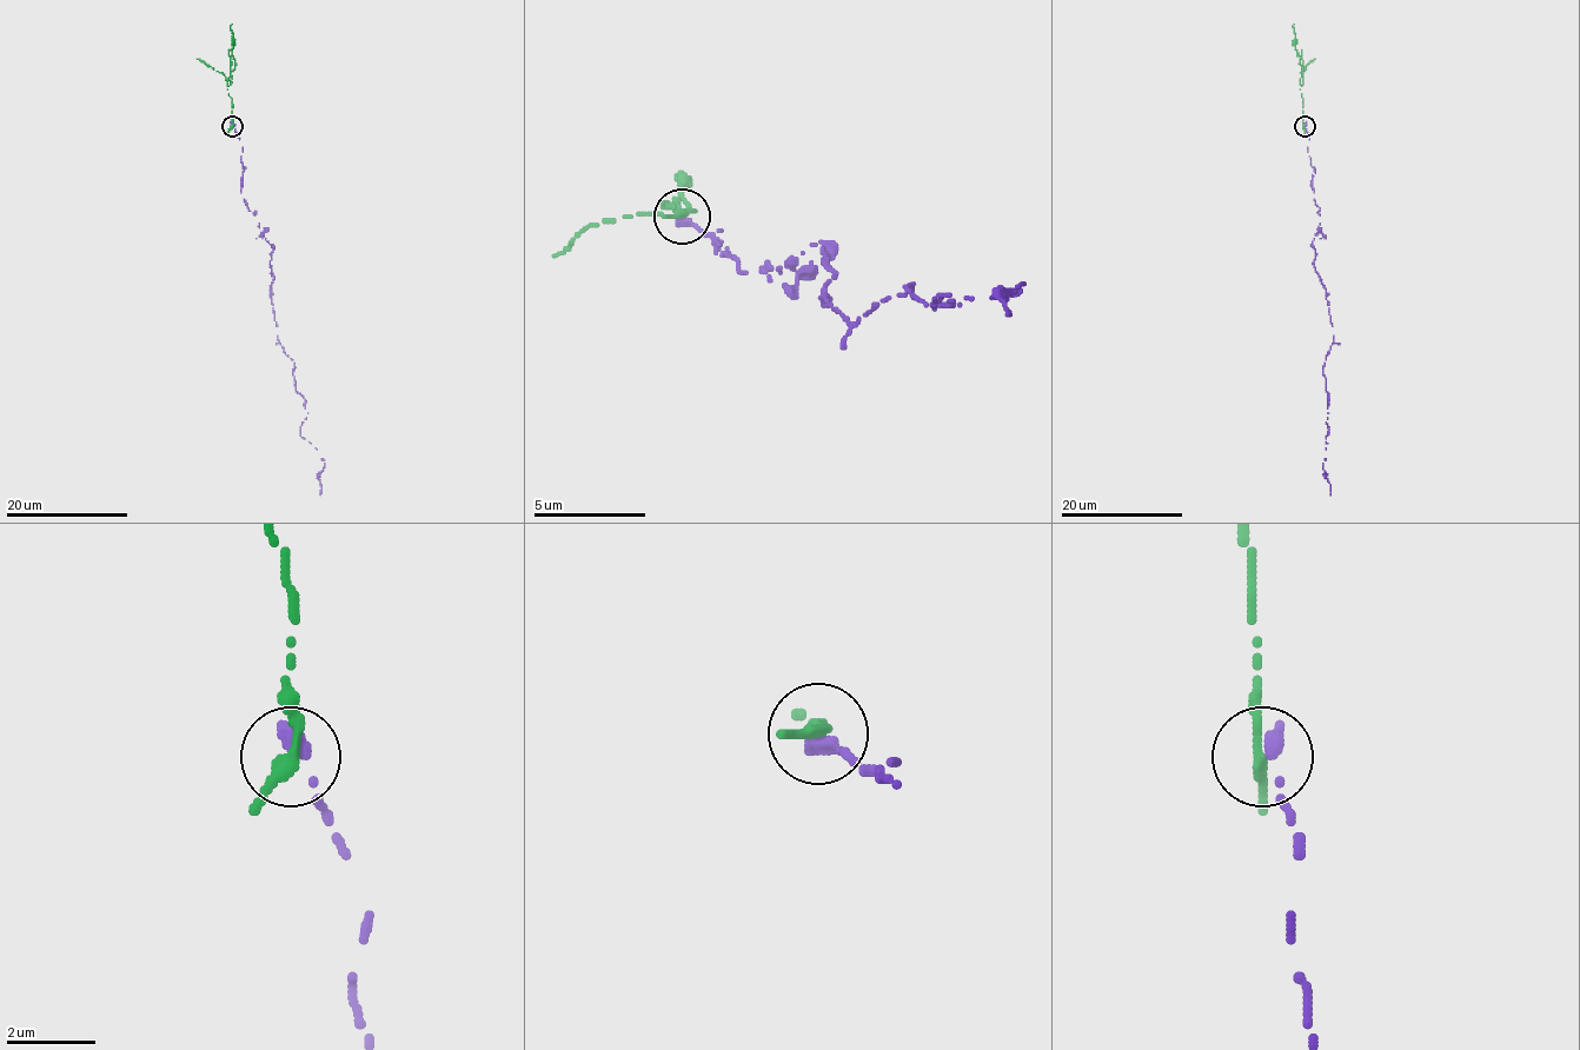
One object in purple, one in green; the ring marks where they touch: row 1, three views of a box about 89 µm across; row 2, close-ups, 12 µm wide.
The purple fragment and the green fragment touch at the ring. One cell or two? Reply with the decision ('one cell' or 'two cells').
one cell

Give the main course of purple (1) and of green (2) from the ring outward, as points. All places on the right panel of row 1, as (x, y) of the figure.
1: (1305, 126), (1320, 210), (1314, 267), (1326, 290), (1333, 340), (1322, 374), (1328, 426), (1322, 463), (1330, 494)
2: (1305, 126), (1294, 24)

